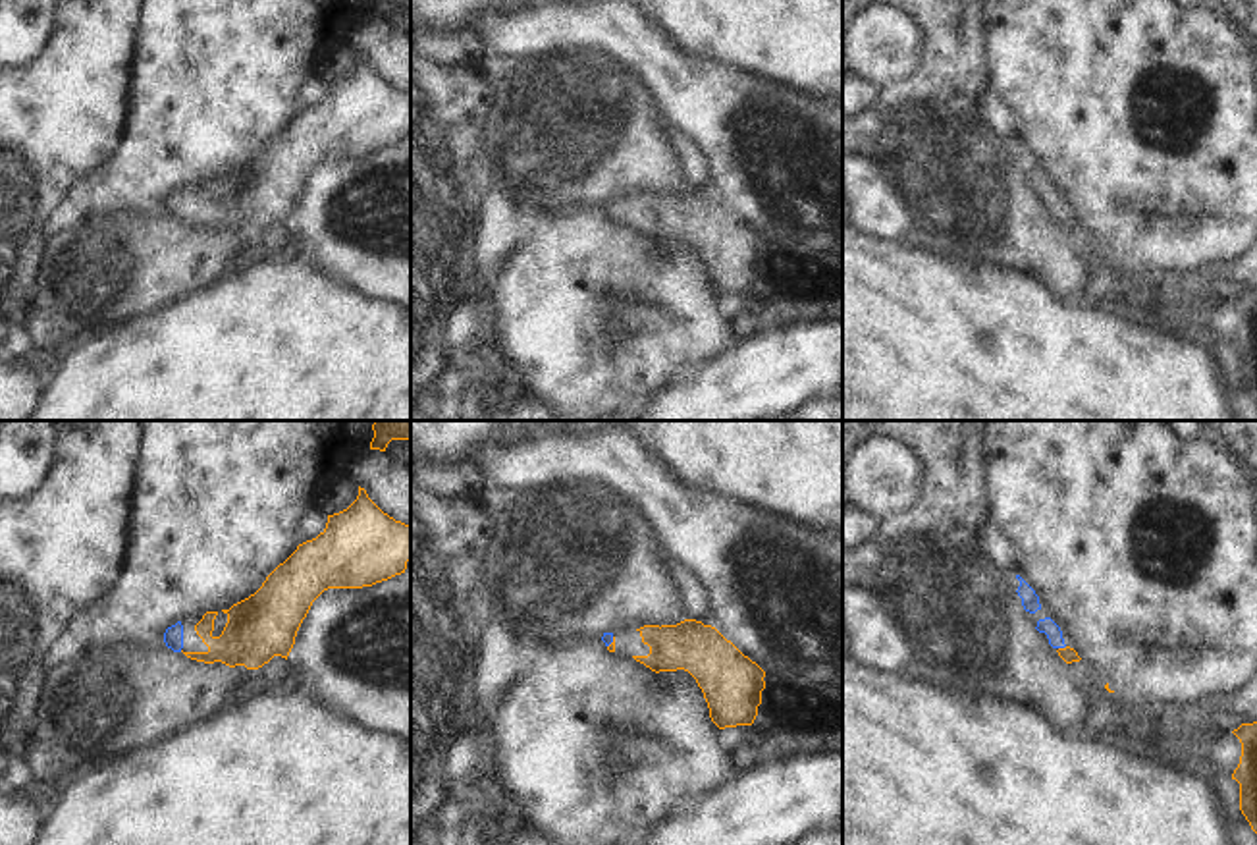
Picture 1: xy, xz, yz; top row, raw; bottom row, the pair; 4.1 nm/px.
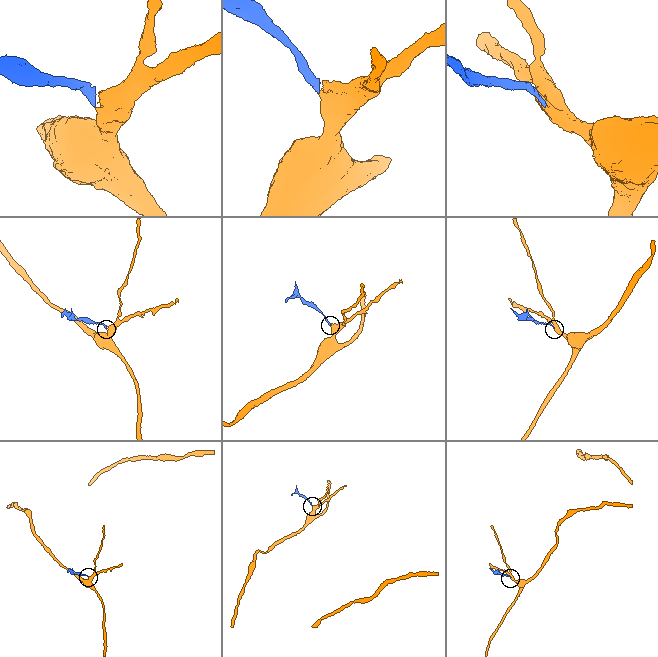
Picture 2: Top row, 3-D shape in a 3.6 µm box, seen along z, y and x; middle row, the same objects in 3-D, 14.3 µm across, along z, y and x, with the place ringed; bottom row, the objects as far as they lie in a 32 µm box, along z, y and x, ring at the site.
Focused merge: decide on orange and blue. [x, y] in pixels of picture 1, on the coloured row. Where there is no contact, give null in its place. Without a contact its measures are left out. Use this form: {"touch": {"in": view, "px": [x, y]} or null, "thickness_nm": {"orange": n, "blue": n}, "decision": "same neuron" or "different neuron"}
{"touch": {"in": "yz", "px": [1061, 649]}, "thickness_nm": {"orange": 70, "blue": 70}, "decision": "same neuron"}

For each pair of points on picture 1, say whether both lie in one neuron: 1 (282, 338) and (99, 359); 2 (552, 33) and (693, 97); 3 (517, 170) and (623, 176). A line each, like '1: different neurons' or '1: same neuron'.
1: same neuron
2: same neuron
3: same neuron

